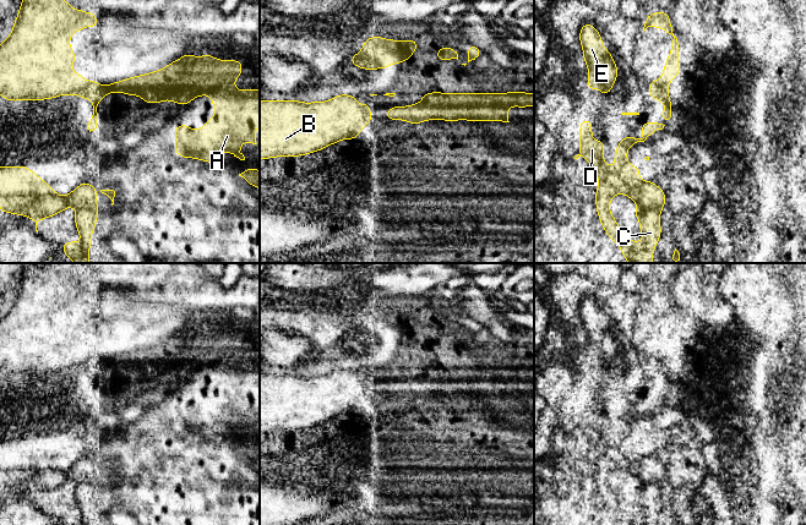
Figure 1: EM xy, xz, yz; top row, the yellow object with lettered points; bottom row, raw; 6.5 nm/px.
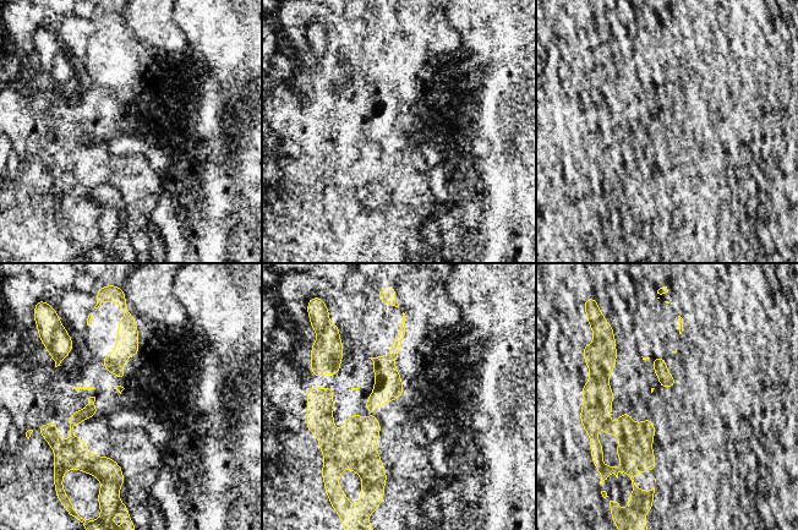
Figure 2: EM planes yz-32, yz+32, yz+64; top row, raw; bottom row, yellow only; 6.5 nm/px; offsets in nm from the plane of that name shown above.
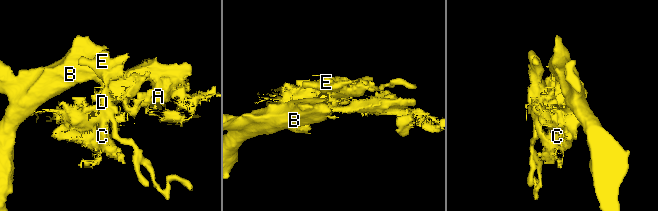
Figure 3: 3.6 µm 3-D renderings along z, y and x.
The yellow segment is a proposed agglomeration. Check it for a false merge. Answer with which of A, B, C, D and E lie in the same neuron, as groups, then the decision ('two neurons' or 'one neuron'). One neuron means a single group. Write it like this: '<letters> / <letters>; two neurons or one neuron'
A C D E / B; two neurons

